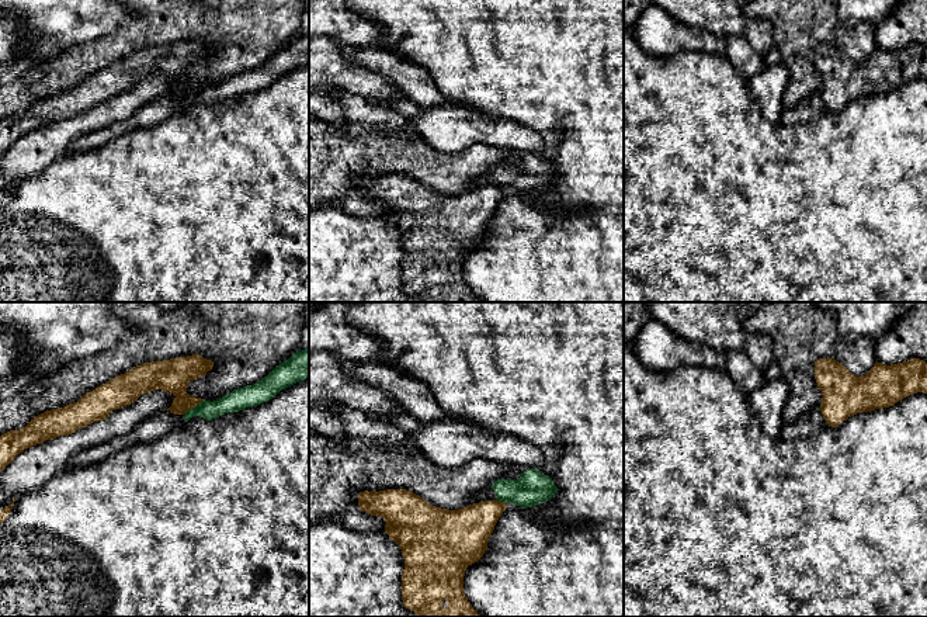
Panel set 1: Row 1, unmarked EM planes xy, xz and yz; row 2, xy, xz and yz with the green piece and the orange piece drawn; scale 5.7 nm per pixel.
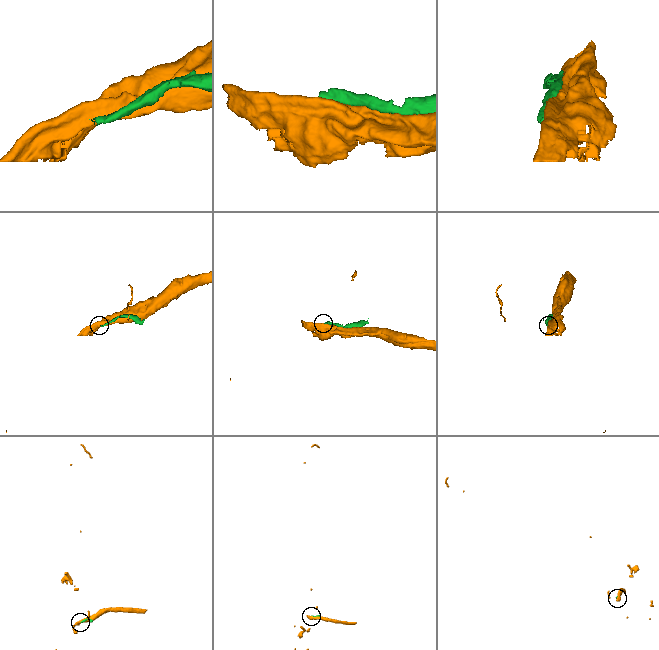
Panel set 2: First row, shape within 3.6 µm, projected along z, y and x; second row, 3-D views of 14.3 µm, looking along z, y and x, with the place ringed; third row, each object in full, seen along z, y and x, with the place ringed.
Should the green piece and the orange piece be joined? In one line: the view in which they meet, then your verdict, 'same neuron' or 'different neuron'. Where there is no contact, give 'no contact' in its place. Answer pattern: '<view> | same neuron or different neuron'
xy | different neuron

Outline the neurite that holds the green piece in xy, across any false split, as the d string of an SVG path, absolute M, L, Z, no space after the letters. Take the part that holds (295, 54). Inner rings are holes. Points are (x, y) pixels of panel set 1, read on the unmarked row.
M309 34L294 38L267 62L253 70L237 73L213 87L202 86L184 100L174 100L170 96L160 97L153 103L140 107L128 119L114 122L105 128L79 136L69 146L69 152L98 149L131 131L152 126L167 119L192 101L212 105L225 98L257 91L272 84L280 76L306 63L309 63Z

